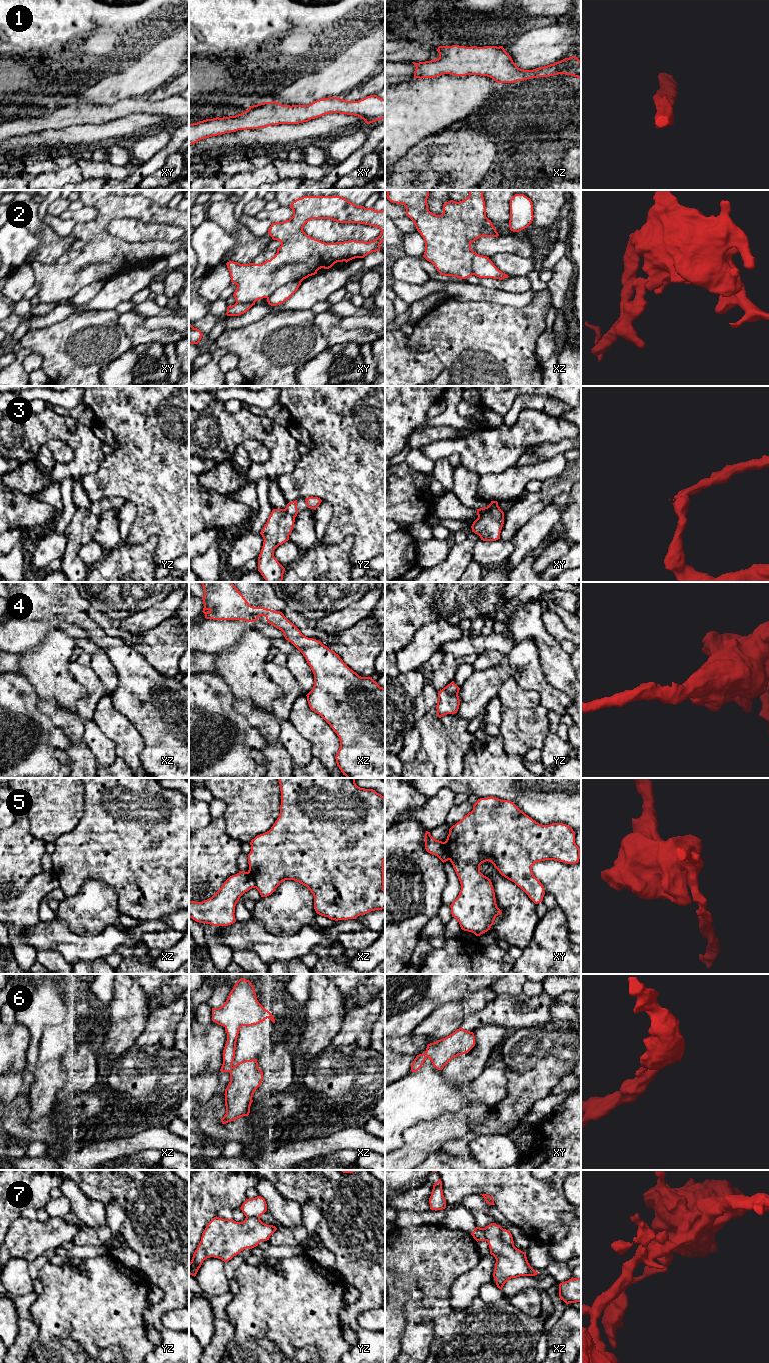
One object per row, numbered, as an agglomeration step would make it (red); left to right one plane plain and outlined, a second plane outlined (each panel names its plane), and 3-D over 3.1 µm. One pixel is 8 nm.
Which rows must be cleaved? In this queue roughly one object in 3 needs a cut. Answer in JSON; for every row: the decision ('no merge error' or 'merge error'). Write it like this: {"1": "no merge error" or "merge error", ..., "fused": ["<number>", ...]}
{"1": "no merge error", "2": "merge error", "3": "merge error", "4": "no merge error", "5": "merge error", "6": "no merge error", "7": "merge error", "fused": ["2", "3", "5", "7"]}

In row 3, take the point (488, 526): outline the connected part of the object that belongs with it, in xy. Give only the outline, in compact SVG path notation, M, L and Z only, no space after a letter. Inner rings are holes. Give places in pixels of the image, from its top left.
M497 505L485 514L478 516L473 522L472 532L479 535L483 541L496 541L504 524L504 512Z

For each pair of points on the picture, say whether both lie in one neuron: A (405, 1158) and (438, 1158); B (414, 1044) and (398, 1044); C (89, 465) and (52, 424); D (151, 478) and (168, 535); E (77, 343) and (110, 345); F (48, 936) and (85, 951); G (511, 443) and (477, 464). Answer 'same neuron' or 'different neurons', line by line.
A: different neurons
B: same neuron
C: same neuron
D: same neuron
E: same neuron
F: same neuron
G: same neuron

